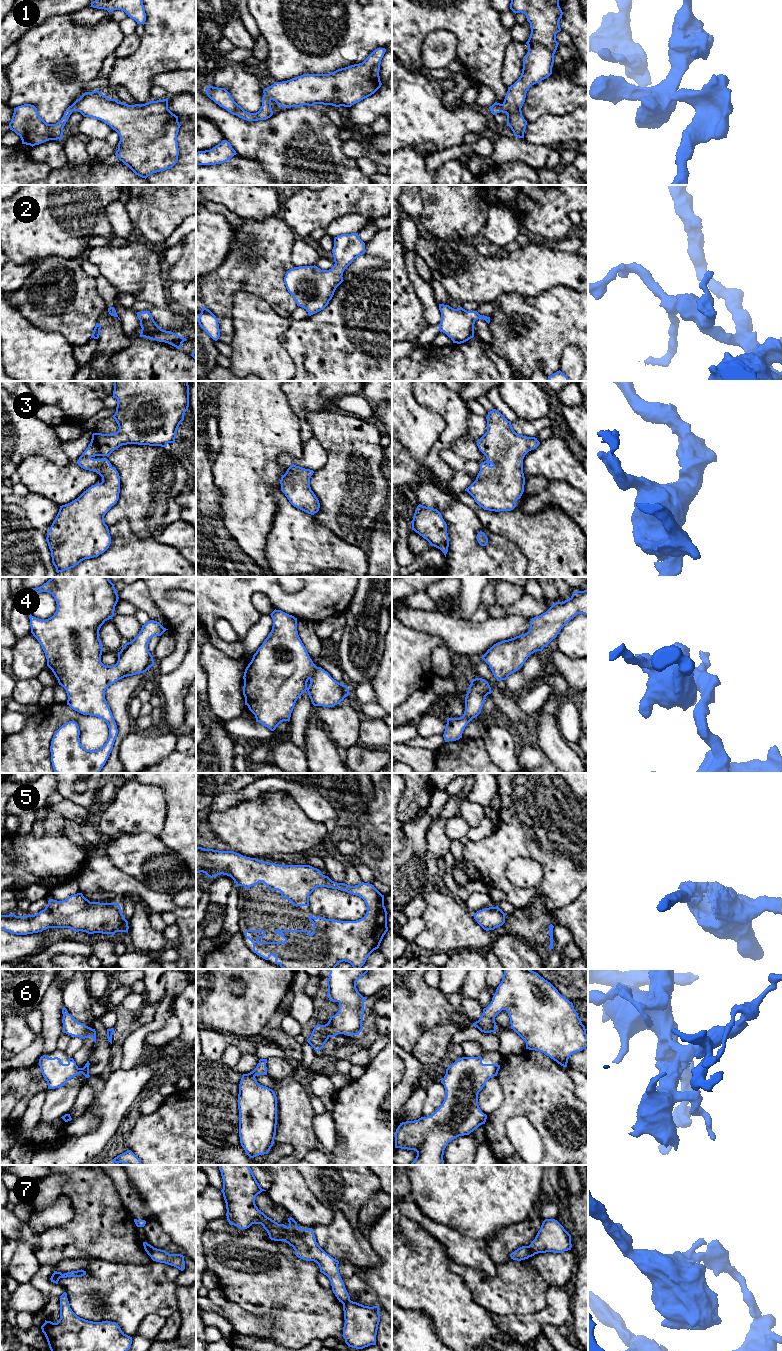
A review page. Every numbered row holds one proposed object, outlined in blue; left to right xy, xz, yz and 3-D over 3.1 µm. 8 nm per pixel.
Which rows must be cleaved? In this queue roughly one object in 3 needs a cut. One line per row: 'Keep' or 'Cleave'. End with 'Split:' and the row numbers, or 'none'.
1: Keep
2: Keep
3: Keep
4: Keep
5: Keep
6: Keep
7: Cleave
Split: 7

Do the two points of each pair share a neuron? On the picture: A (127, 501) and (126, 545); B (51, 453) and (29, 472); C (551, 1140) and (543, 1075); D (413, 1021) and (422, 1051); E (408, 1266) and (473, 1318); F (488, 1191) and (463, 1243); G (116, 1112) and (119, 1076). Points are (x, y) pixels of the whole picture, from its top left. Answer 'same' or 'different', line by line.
A: different
B: different
C: same
D: different
E: same
F: different
G: same

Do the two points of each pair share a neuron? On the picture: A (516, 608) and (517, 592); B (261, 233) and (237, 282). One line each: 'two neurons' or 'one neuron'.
A: two neurons
B: one neuron

